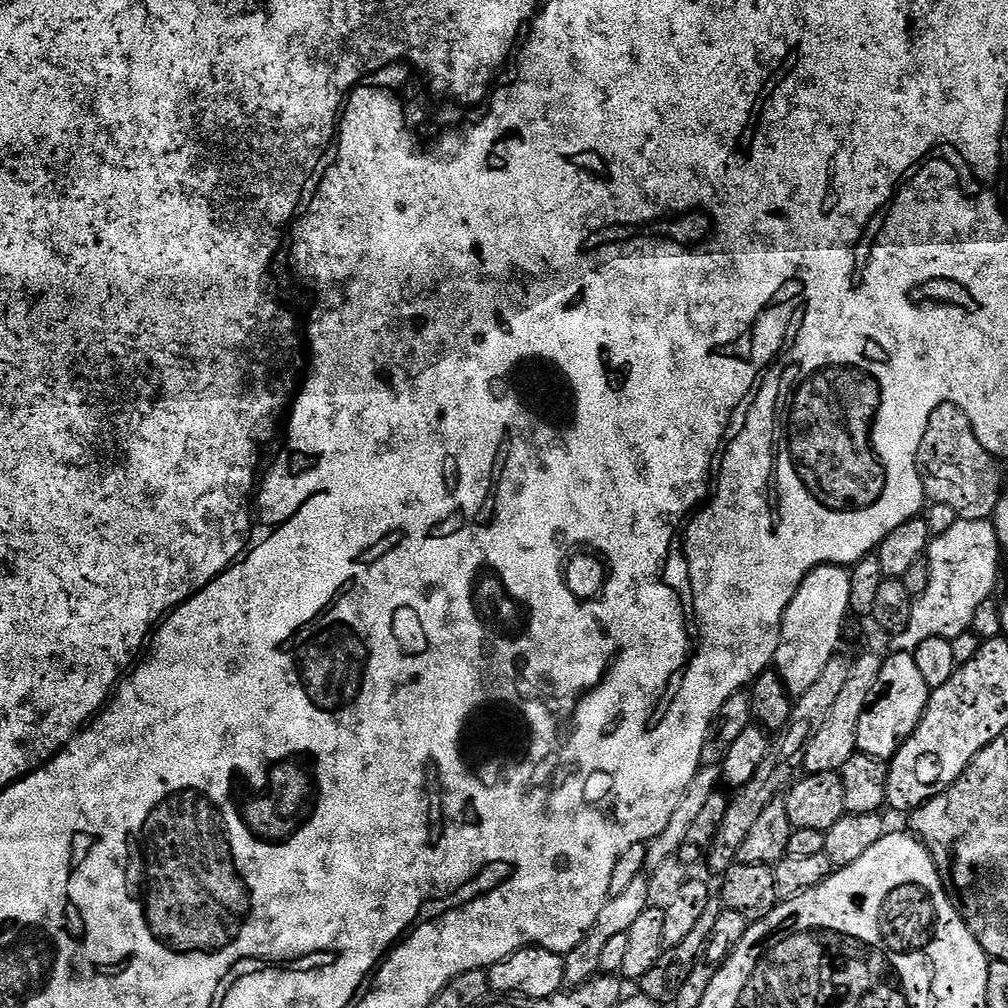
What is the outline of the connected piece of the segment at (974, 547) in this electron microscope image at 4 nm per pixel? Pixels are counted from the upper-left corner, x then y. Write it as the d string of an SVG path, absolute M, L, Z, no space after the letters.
M961 520L954 522L954 527L941 536L932 536L927 548L926 559L929 562L929 586L925 592L915 597L910 614L910 622L901 631L891 637L892 648L898 652L907 652L922 646L926 638L954 639L958 634L969 631L974 622L974 614L978 614L978 606L982 602L993 599L996 579L1000 576L1000 539L996 533L996 525L992 520Z

